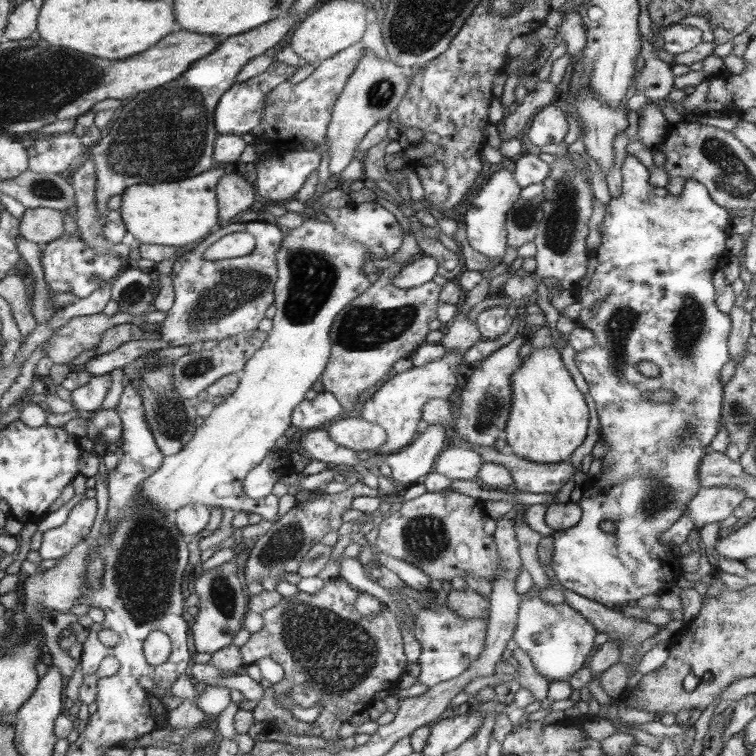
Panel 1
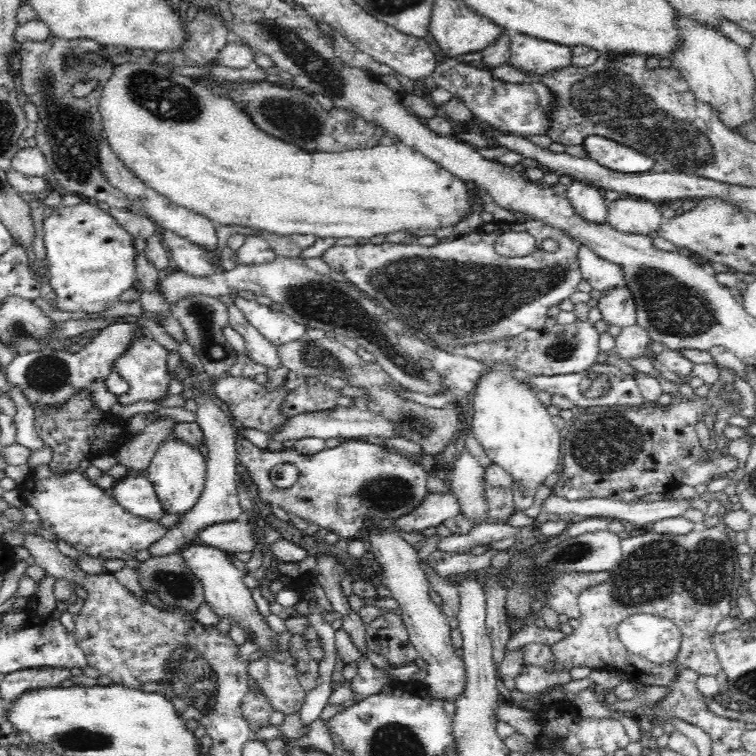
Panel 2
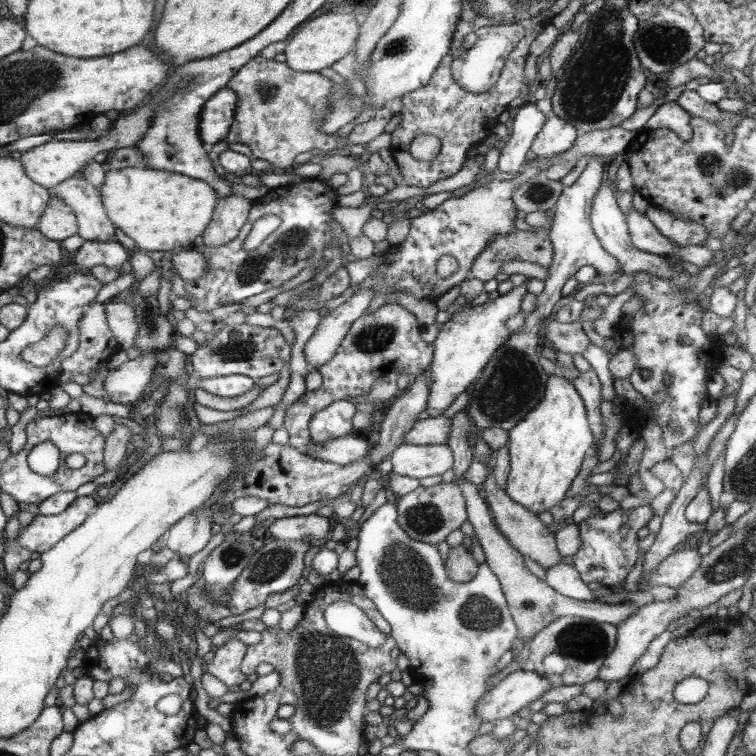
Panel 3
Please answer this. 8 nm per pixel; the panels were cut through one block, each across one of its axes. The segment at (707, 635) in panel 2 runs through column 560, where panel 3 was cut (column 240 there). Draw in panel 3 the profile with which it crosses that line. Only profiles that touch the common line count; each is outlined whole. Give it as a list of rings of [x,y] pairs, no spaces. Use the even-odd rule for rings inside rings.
[[[234,638],[219,646],[210,660],[204,667],[226,684],[226,686],[239,686],[247,680],[246,674],[241,671],[241,664],[244,662],[246,651],[249,645]]]

